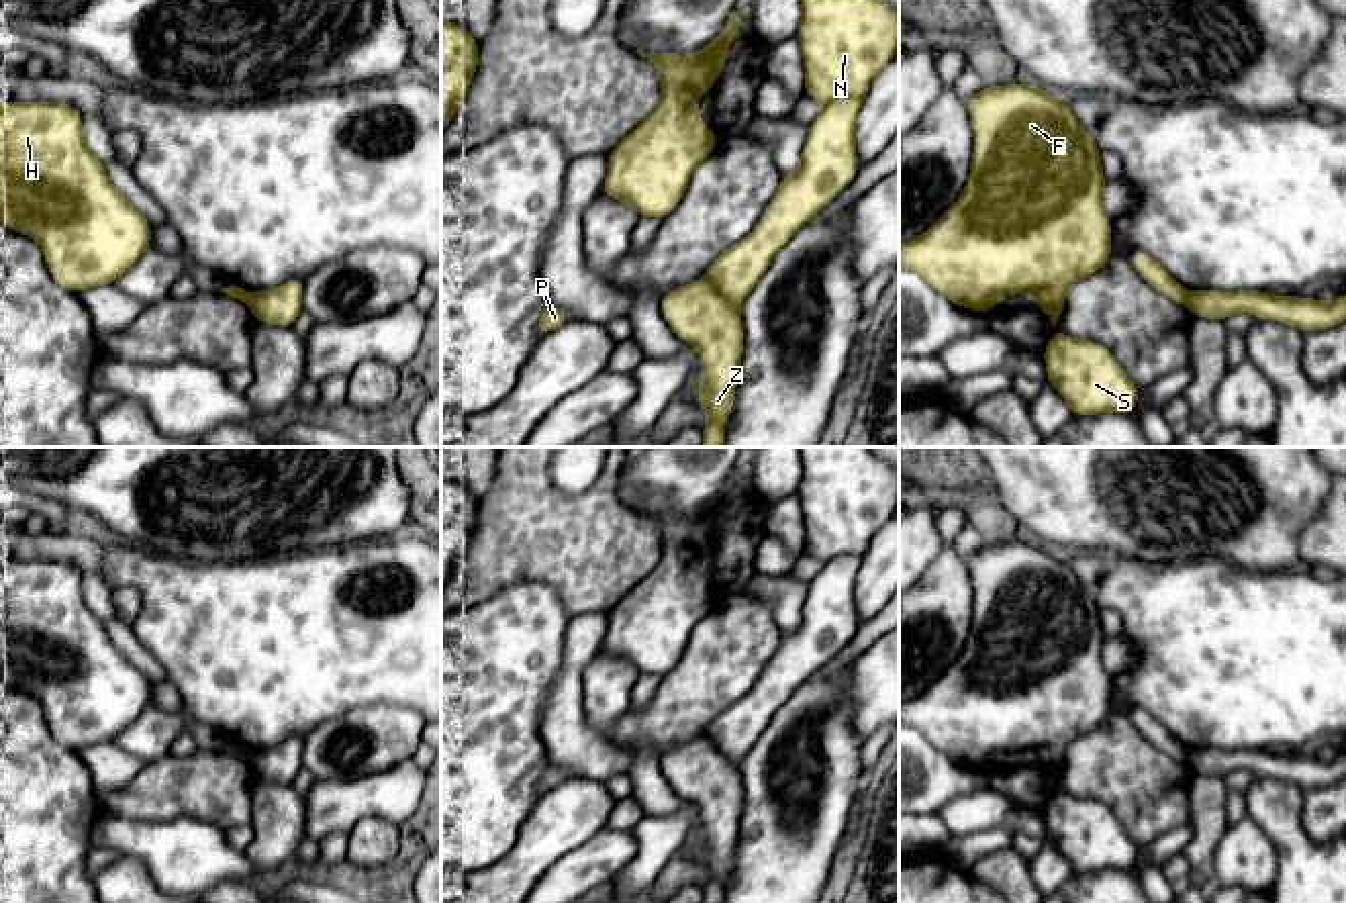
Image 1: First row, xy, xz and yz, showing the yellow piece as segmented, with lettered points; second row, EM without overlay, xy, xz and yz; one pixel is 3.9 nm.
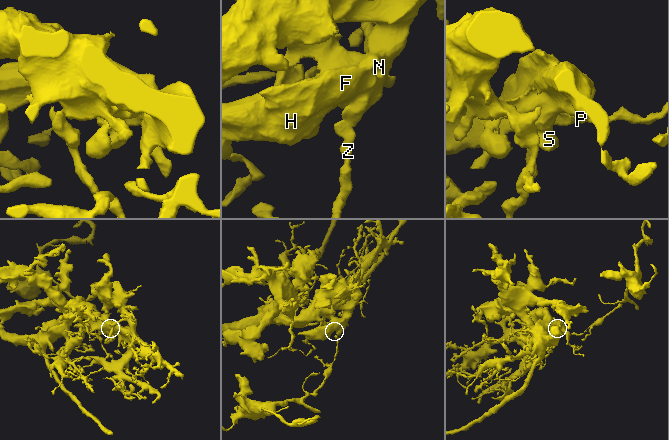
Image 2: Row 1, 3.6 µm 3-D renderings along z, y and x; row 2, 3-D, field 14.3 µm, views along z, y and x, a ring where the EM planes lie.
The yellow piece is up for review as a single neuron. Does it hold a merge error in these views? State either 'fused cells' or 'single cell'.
fused cells

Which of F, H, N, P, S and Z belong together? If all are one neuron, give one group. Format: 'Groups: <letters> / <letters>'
Groups: F H N P S / Z

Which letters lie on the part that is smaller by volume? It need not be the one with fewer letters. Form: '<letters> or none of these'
Z

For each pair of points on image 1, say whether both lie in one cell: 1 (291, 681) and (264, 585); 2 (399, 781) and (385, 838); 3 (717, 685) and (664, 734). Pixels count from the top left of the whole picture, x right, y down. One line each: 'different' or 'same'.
1: same
2: different
3: same

